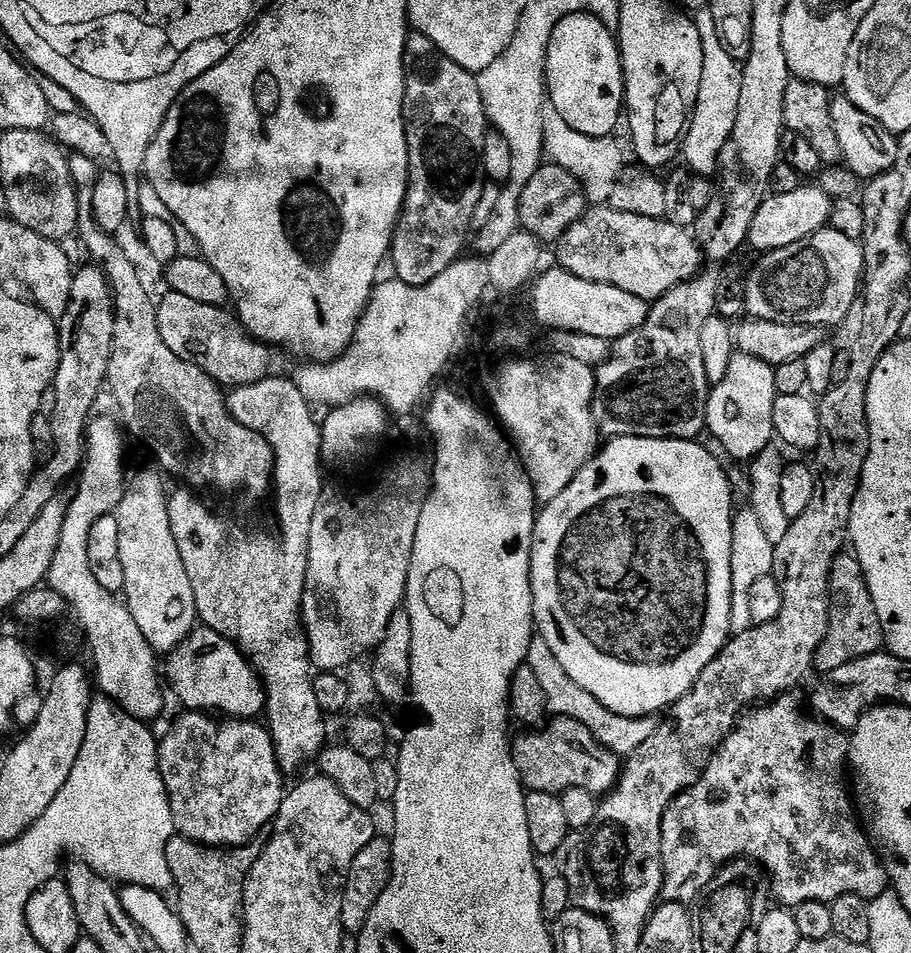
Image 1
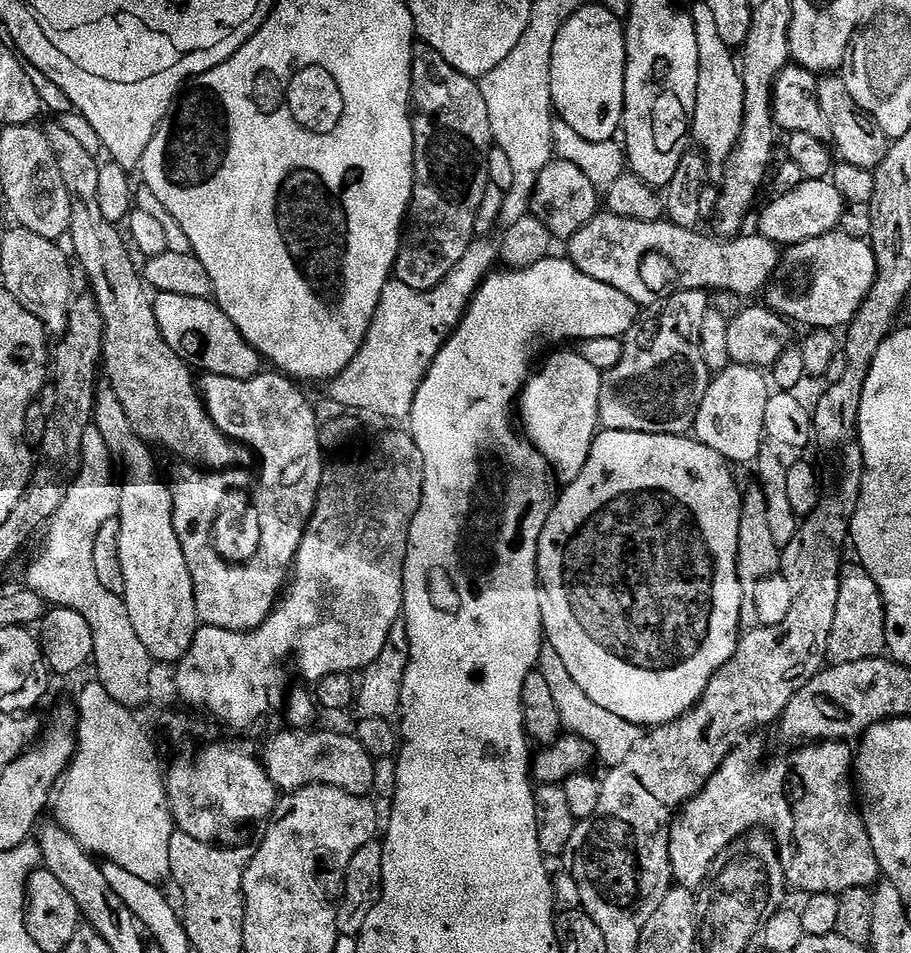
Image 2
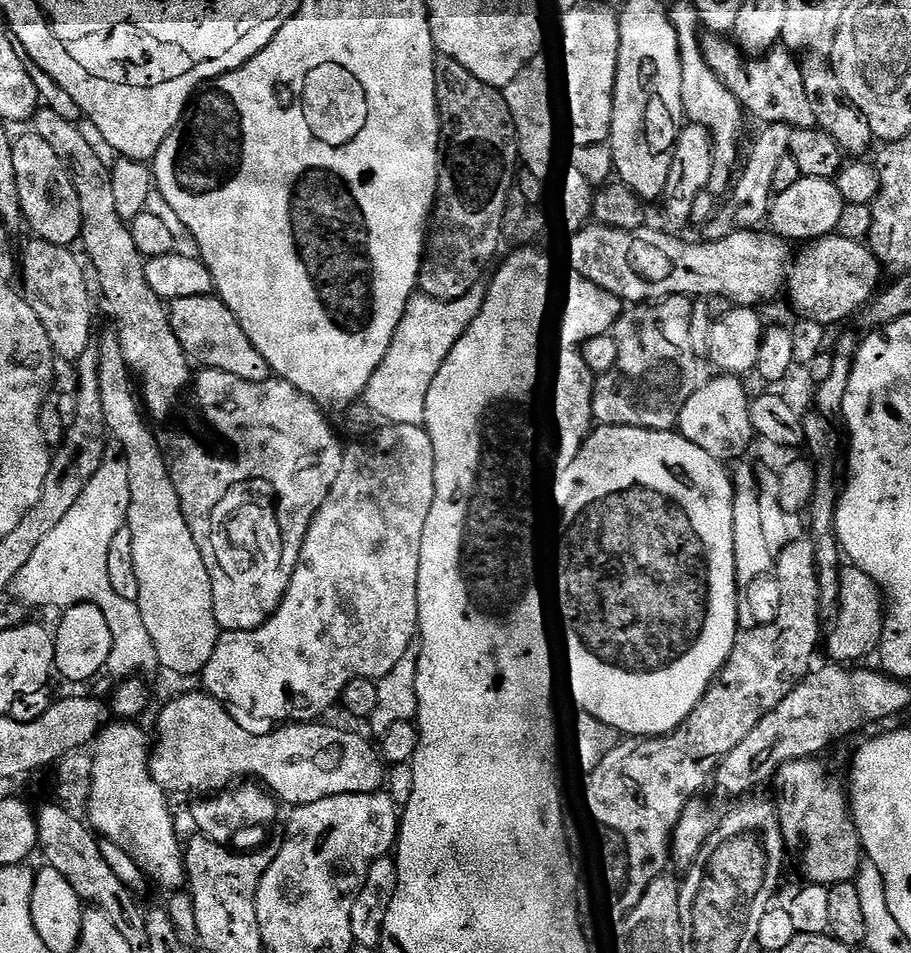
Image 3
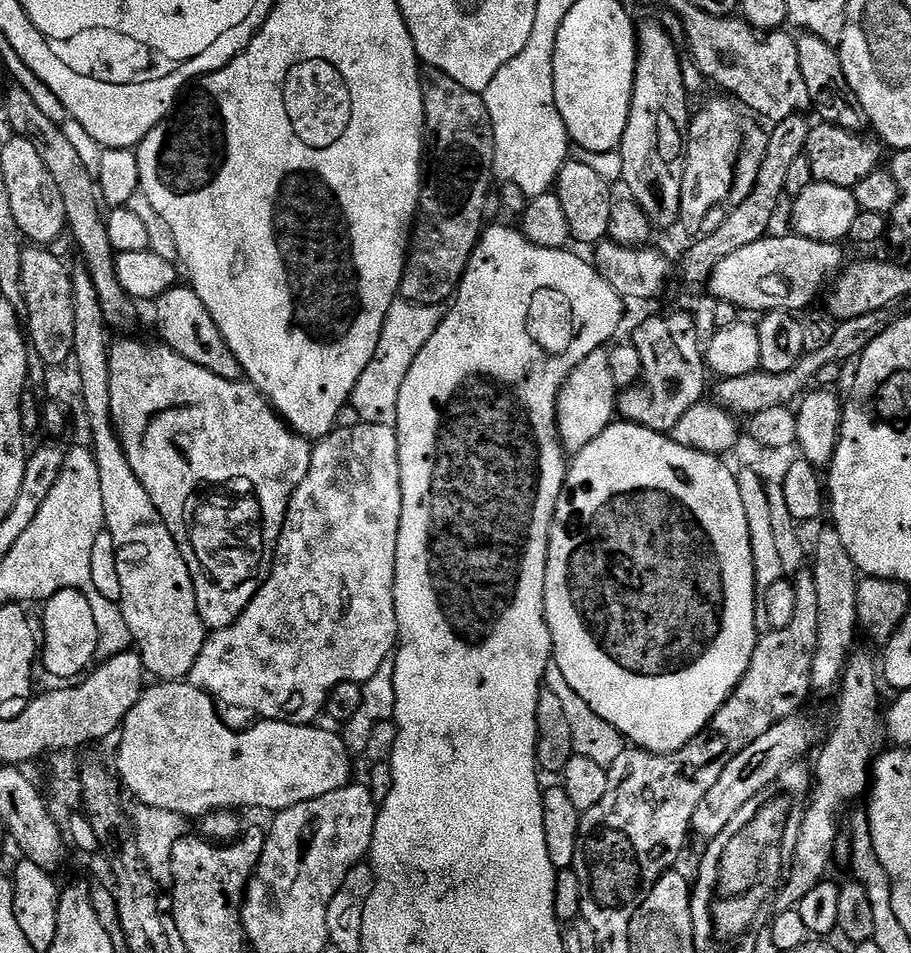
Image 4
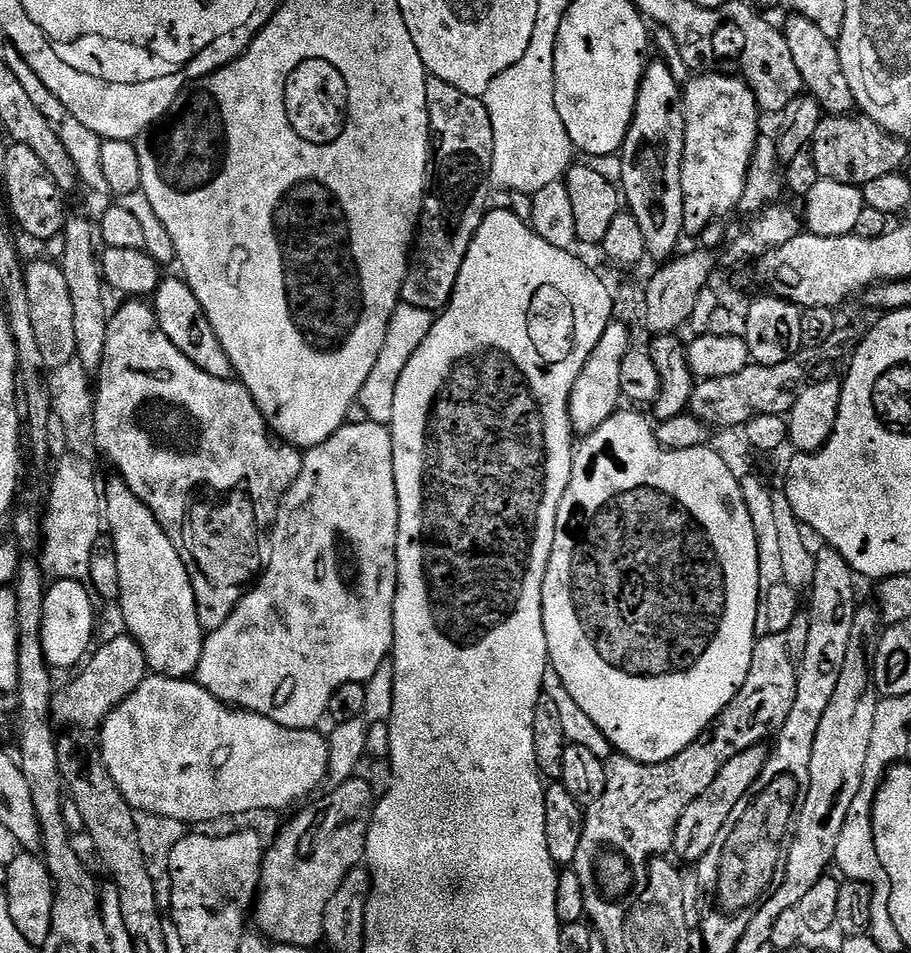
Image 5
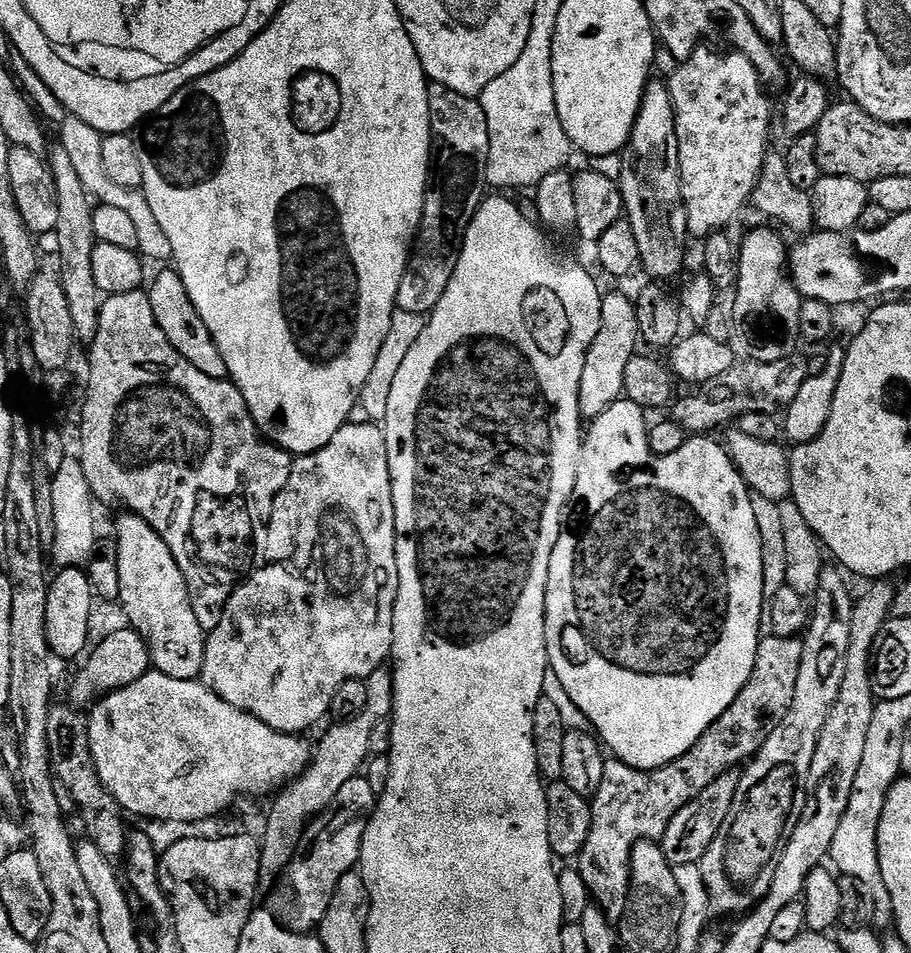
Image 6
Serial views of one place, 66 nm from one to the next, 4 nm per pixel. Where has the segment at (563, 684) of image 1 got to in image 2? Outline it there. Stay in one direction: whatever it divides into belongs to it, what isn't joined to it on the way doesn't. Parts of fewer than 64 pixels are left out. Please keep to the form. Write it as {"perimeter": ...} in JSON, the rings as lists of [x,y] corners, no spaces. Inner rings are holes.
{"perimeter":[[[546,646],[540,651],[538,671],[542,674],[542,678],[546,678],[554,703],[558,706],[561,729],[584,741],[594,753],[595,759],[597,756],[604,766],[620,764],[622,758],[626,758],[626,754],[630,754],[630,750],[634,750],[634,746],[638,746],[638,742],[646,735],[641,725],[626,722],[626,718],[618,718],[618,714],[610,714],[610,710],[602,710],[602,706],[590,702],[582,686],[578,686],[578,682],[570,678],[570,670],[566,670],[562,658],[558,658],[554,649]]]}

